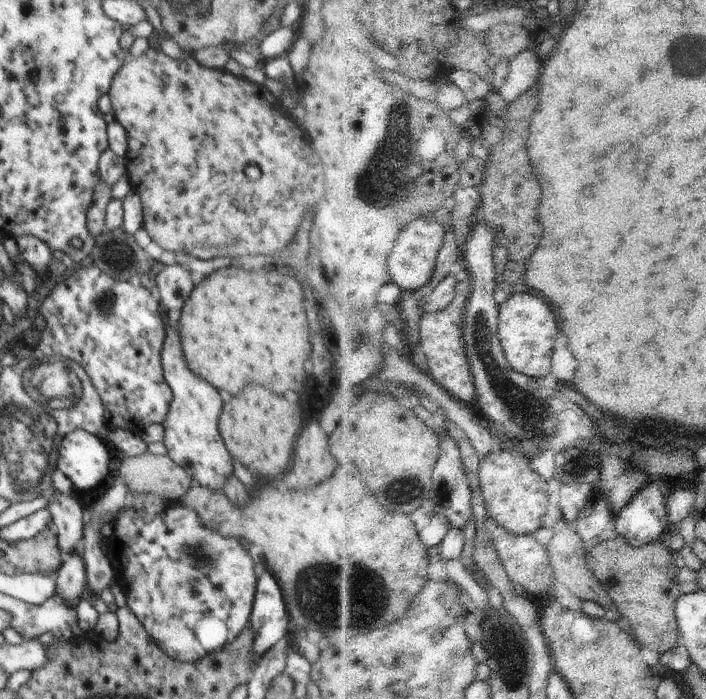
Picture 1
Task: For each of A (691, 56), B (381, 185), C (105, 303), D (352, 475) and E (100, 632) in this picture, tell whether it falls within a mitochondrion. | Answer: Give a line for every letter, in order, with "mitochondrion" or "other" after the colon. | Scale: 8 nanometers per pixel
A: mitochondrion
B: mitochondrion
C: mitochondrion
D: other
E: other

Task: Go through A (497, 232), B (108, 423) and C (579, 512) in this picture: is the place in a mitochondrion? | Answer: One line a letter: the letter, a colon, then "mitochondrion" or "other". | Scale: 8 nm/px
A: other
B: other
C: other

